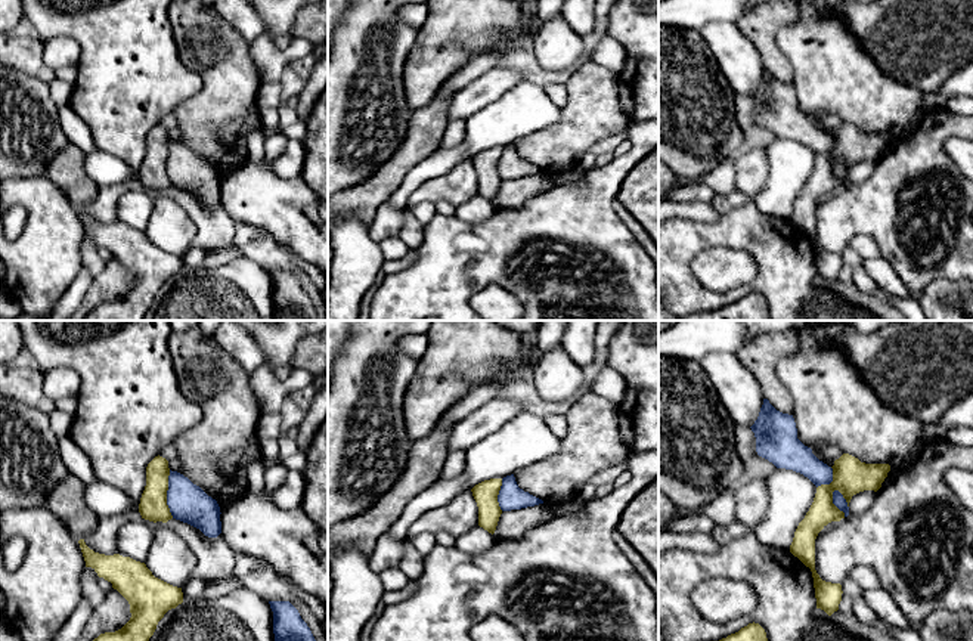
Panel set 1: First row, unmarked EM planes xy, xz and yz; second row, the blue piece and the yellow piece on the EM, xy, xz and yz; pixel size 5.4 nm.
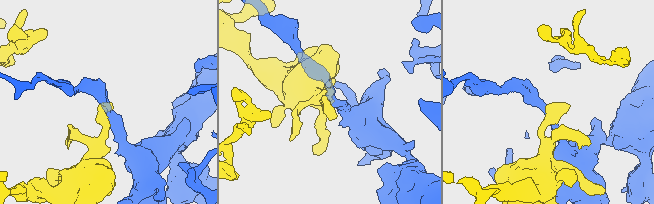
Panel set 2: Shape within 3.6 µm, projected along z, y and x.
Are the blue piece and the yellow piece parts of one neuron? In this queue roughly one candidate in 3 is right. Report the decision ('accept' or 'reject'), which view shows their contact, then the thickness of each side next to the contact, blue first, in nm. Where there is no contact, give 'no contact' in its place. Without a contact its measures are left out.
reject | xy | 220/150 nm

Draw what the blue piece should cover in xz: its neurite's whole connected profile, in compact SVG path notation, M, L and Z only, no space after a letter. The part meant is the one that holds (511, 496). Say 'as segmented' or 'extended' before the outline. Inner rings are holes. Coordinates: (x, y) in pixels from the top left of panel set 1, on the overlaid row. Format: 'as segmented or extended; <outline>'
as segmented; M514 474L502 479L498 502L502 511L521 510L543 504L542 499L520 489Z

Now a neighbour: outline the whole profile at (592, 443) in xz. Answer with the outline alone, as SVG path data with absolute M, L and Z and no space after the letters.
M592 391L582 394L567 411L567 433L560 449L546 459L514 473L520 489L543 501L563 504L580 495L591 479L614 465L625 462L629 450L620 440L619 405Z

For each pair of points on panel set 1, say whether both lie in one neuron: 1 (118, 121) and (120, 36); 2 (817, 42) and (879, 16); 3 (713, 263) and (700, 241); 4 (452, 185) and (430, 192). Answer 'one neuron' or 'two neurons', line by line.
1: one neuron
2: two neurons
3: two neurons
4: one neuron

